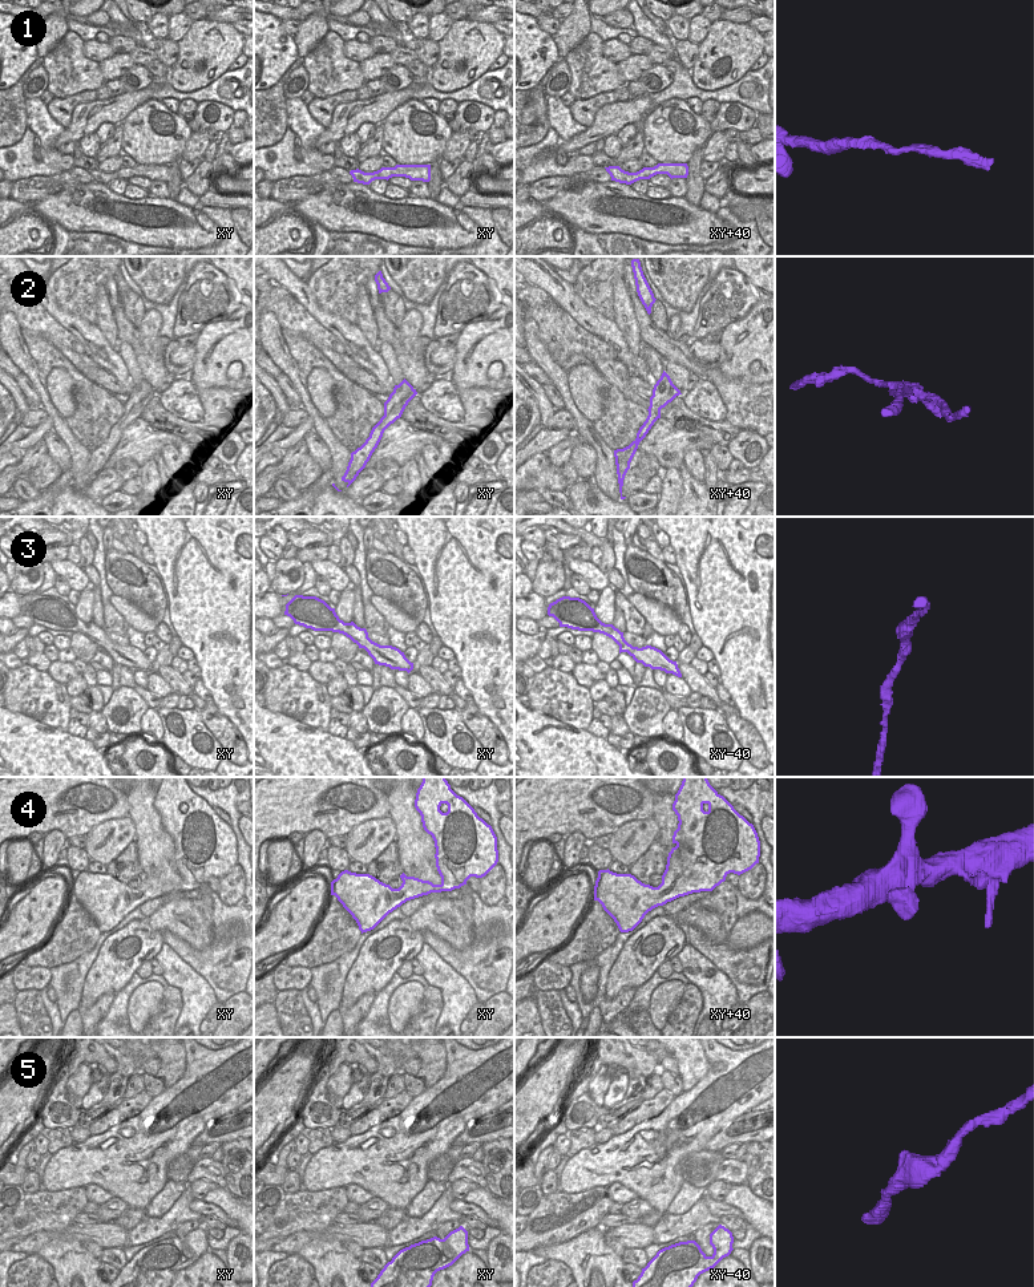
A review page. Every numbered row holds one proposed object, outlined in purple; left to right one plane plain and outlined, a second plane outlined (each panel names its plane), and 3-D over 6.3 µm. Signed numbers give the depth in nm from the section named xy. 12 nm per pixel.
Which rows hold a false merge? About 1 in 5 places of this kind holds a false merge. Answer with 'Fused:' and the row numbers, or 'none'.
Fused: 2

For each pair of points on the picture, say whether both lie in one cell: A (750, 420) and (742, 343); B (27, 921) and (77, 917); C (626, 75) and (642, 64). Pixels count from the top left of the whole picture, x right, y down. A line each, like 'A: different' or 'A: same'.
A: different
B: different
C: same

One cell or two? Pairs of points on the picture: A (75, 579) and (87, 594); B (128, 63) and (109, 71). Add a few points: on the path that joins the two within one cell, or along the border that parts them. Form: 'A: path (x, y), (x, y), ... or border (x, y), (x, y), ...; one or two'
A: border (91, 586), (80, 593); two
B: path (124, 63), (113, 68); one

